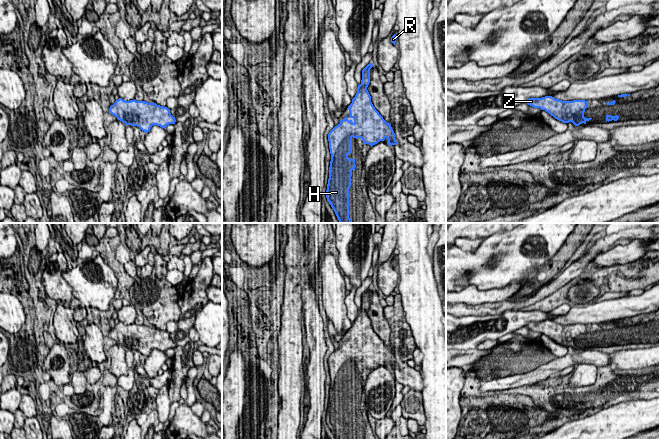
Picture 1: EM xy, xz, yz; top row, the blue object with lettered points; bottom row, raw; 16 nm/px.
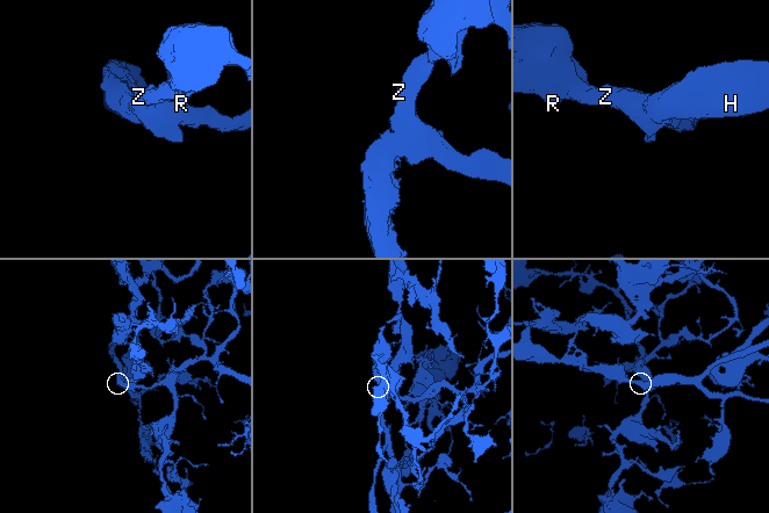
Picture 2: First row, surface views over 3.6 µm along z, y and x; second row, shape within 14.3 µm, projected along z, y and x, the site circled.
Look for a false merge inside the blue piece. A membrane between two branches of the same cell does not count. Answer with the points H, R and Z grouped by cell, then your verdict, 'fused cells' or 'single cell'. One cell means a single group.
H R Z; single cell

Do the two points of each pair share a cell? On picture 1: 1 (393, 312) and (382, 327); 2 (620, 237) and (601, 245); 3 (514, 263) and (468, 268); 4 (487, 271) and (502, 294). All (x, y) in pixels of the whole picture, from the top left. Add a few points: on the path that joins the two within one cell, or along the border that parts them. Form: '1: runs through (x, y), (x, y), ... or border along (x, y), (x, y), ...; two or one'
1: border along (383, 307), (383, 315), (390, 328), (390, 343); two
2: runs through (615, 239), (606, 243); one
3: runs through (503, 263), (496, 263), (487, 268), (479, 268); one
4: border along (520, 279), (501, 288), (479, 290), (475, 286); two

